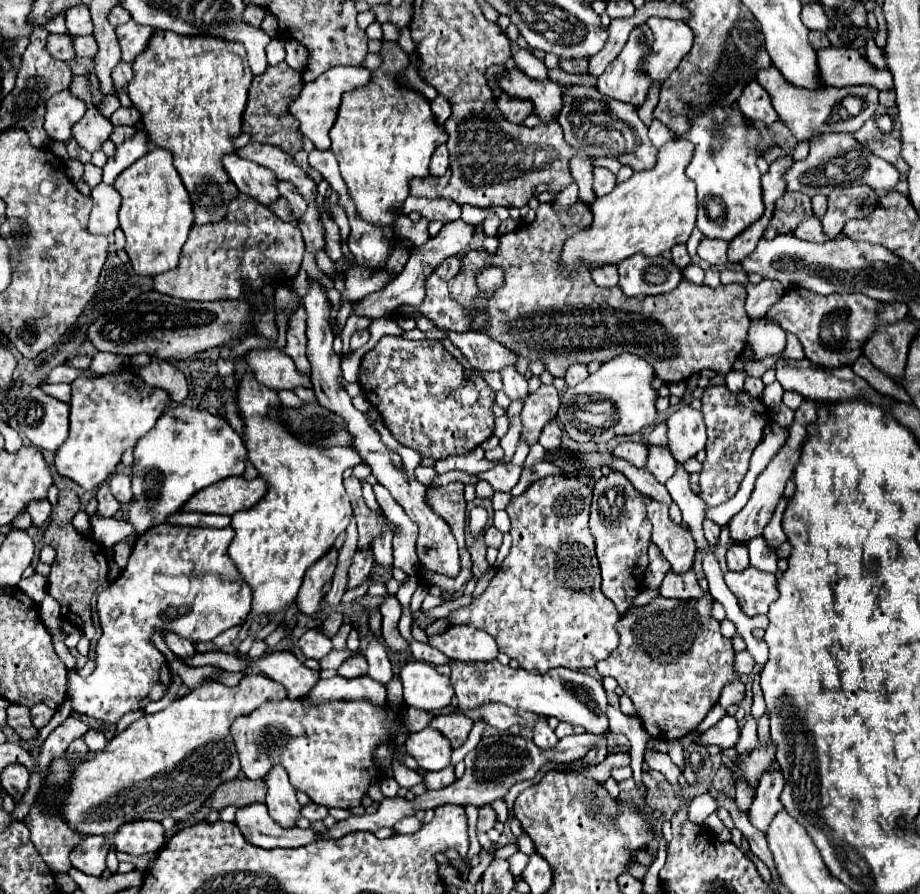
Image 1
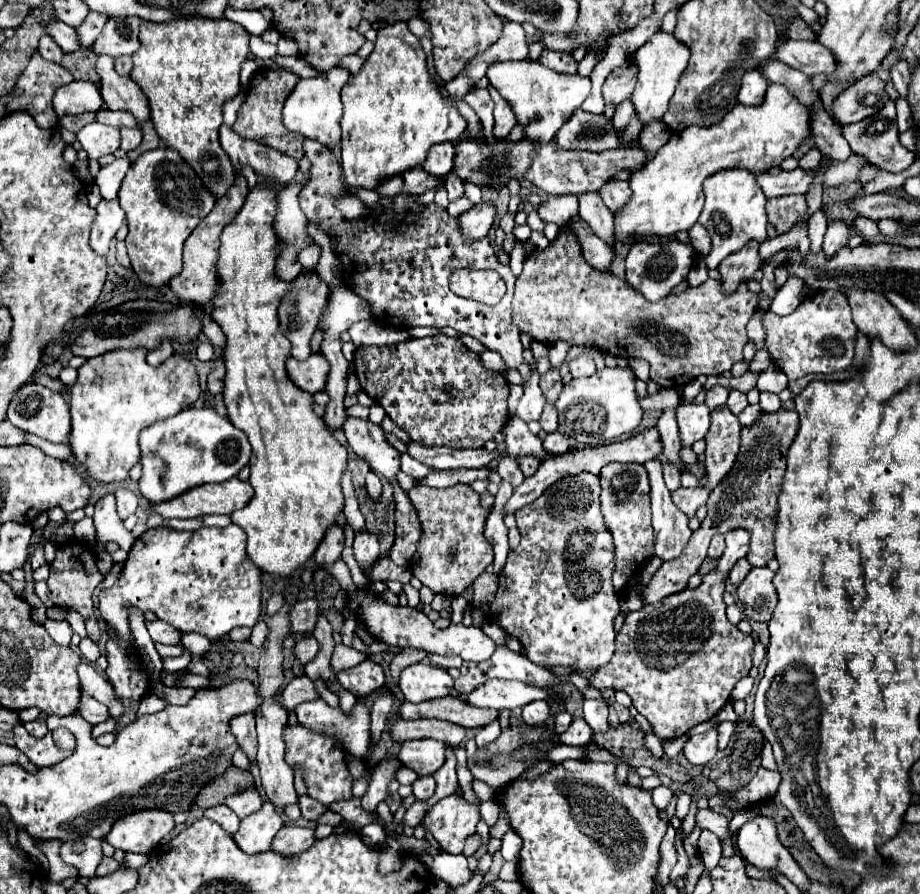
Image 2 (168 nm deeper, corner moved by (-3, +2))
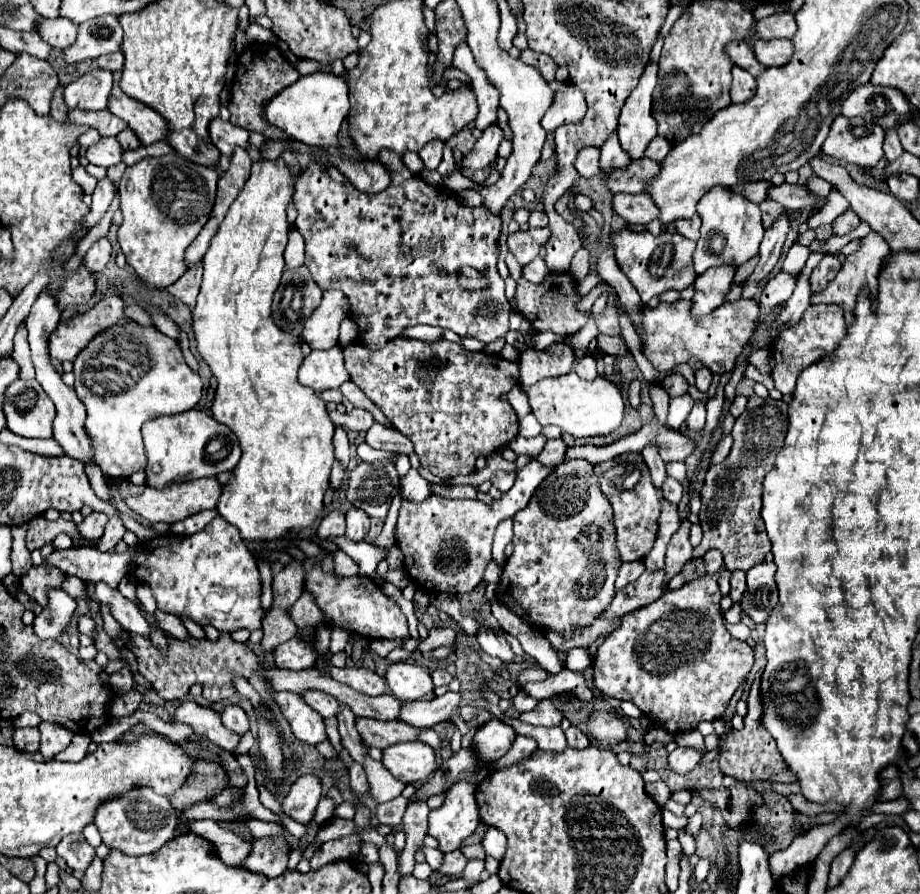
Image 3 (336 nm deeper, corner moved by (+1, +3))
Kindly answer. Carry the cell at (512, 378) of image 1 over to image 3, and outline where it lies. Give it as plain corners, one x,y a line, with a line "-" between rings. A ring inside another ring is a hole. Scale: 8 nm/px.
383,151
383,155
379,155
379,161
383,163
383,167
387,167
387,171
391,173
391,183
385,191
381,193
375,193
375,195
369,195
369,193
361,193
357,191
353,185
347,185
347,183
337,183
333,181
327,173
325,173
325,167
319,165
319,163
311,163
309,169
297,179
295,183
295,195
293,195
293,201
295,201
295,209
297,209
297,221
295,221
295,227
299,229
299,233
305,237
305,265
309,267
315,283
323,289
323,291
329,291
329,289
341,289
345,293
345,297
349,299
349,305
351,305
351,319
355,319
355,323
359,325
359,343
367,345
367,349
371,351
377,351
379,347
385,347
385,341
391,341
395,339
403,329
407,327
413,327
413,325
421,325
421,323
427,323
427,325
437,325
437,327
443,327
443,329
451,329
455,331
457,335
461,337
473,337
473,339
479,339
479,341
485,341
485,343
493,343
495,339
503,337
507,331
509,331
509,313
511,313
511,305
505,297
505,283
503,279
499,277
497,273
497,253
495,253
495,243
499,239
499,233
501,233
501,219
497,215
491,215
491,211
487,211
487,207
471,207
471,205
465,205
459,201
457,193
445,189
443,185
439,187
431,187
427,185
419,173
411,173
403,161
401,161
401,155
395,155
395,151
-
461,267
473,267
477,269
483,277
487,277
489,285
487,289
481,289
481,291
467,291
463,289
459,283
457,283
457,271
461,271

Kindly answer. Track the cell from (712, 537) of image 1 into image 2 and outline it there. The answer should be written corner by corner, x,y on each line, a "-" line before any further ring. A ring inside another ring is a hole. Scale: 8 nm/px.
715,534
713,540
711,540
711,546
709,546
709,556
711,556
711,558
721,558
723,548
725,548
725,538
723,538
723,534

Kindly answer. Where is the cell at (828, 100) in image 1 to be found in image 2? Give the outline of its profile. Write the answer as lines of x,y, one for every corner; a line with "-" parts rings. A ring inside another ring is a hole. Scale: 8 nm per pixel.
875,72
871,76
863,76
861,80
851,84
845,92
841,92
833,100
833,104
831,104
833,118
839,124
853,124
853,122
859,122
859,120
879,112
885,106
885,102
889,100
889,96
883,90
883,86
885,86
885,82
-
869,92
879,98
875,106
865,106
863,104
863,96
869,94

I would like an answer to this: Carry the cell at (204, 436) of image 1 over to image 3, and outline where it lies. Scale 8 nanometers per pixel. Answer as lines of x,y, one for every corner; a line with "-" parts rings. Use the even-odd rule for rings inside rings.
199,409
147,421
143,425
143,443
147,449
147,483
155,489
201,477
217,477
223,471
231,471
241,459
235,433

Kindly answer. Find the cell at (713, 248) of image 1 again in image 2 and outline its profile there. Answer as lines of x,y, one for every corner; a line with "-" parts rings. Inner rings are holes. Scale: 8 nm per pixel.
695,224
695,226
689,230
689,238
691,238
693,248
695,248
701,256
707,256
707,252
711,252
711,236
709,236
709,232
707,232
701,224

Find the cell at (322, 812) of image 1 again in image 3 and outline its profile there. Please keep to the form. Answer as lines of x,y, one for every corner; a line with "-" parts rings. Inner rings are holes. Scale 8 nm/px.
313,775
299,777
289,795
281,801
281,811
299,823
311,823
315,815
315,807
321,799
321,785

